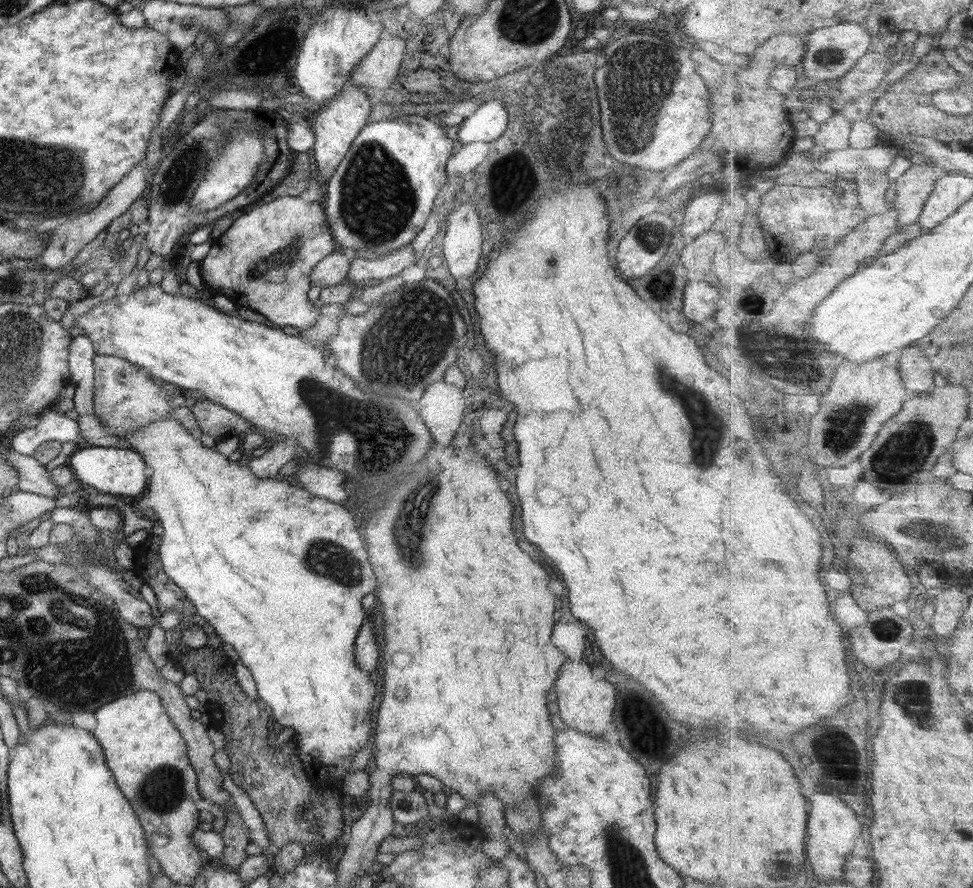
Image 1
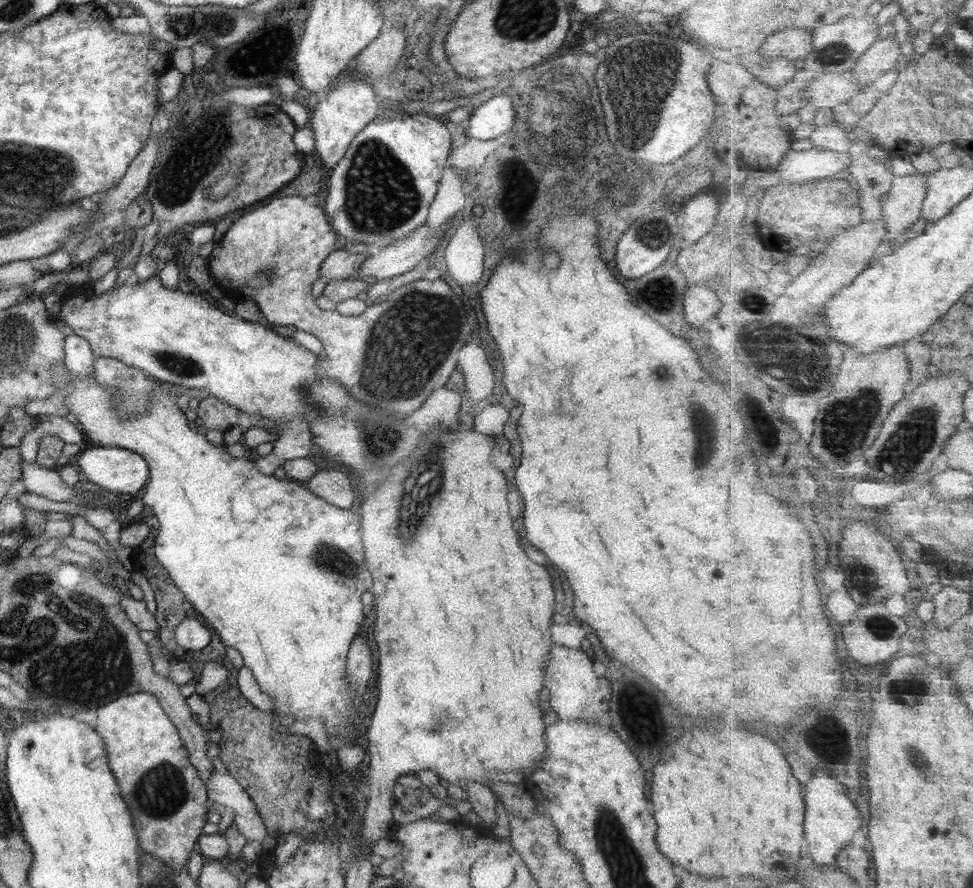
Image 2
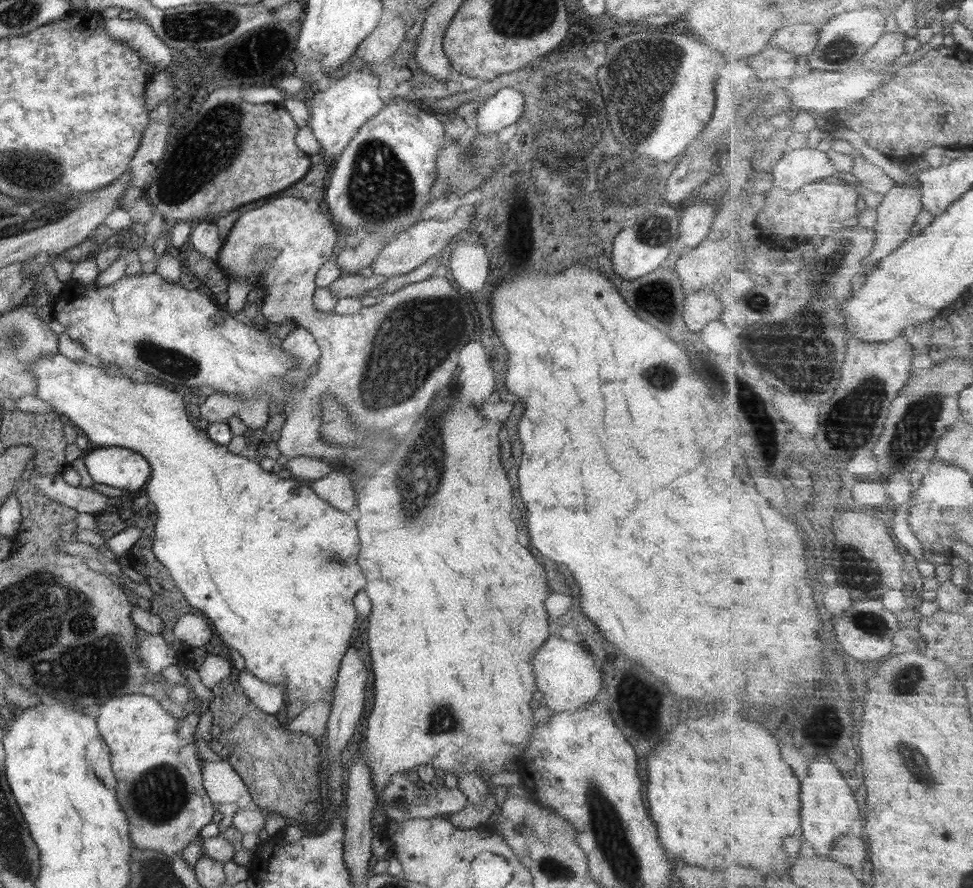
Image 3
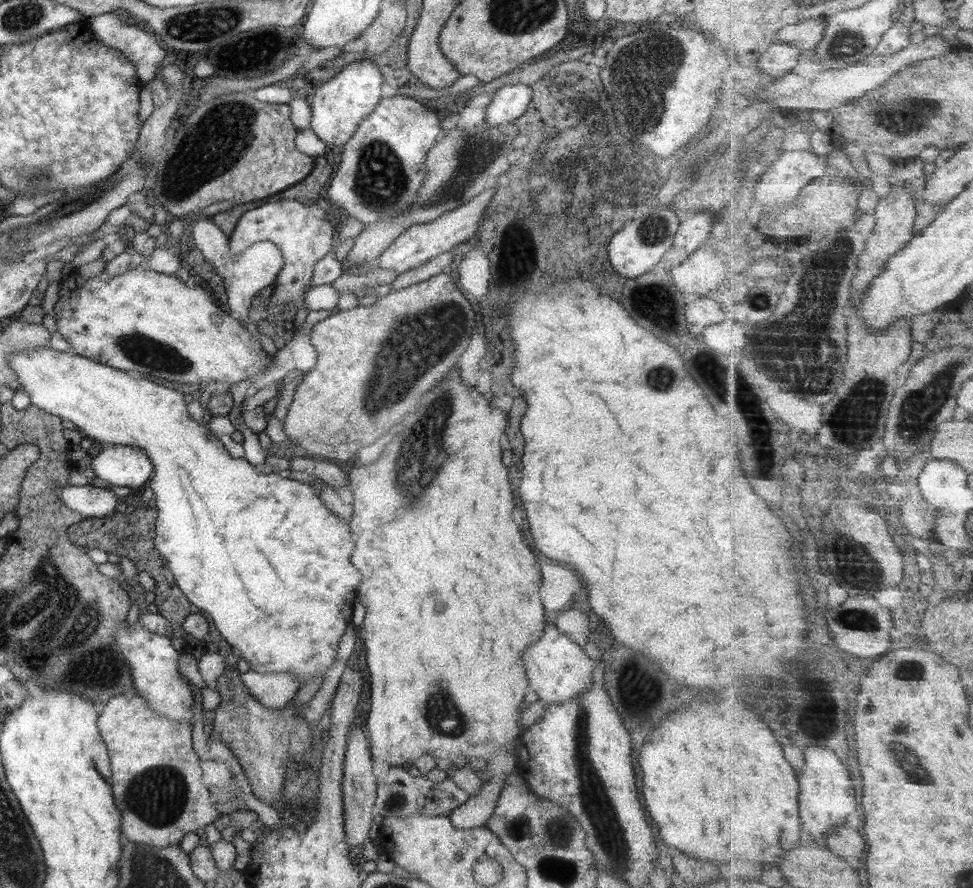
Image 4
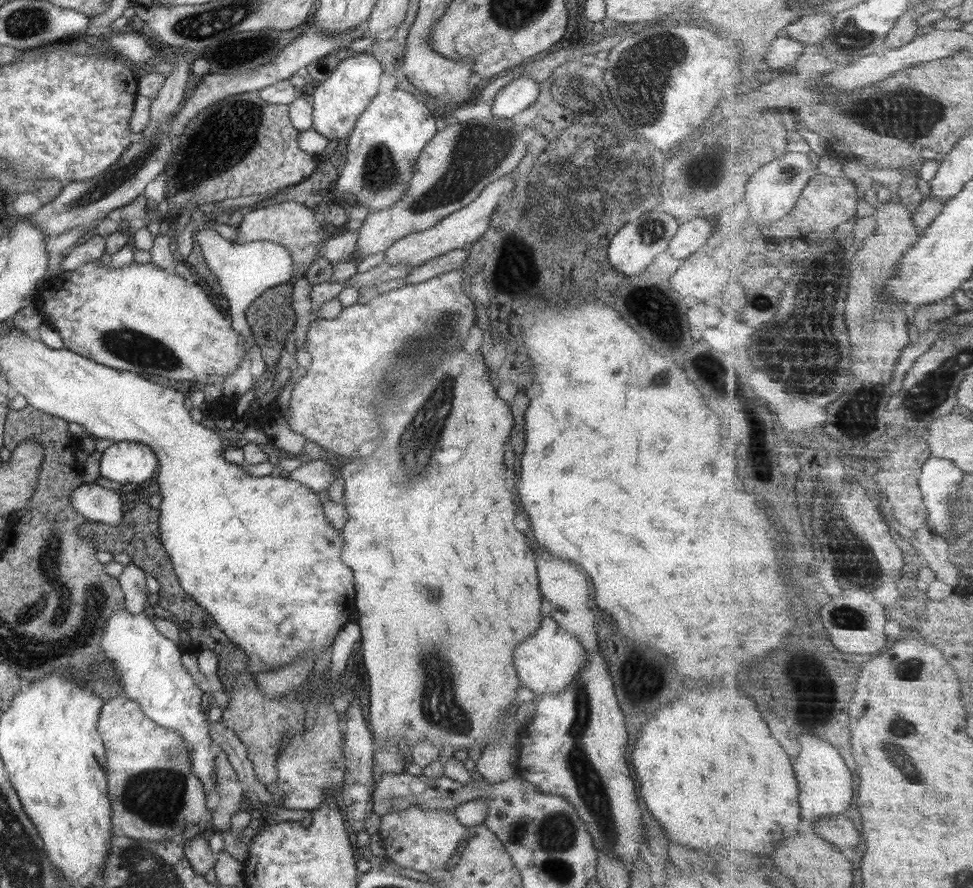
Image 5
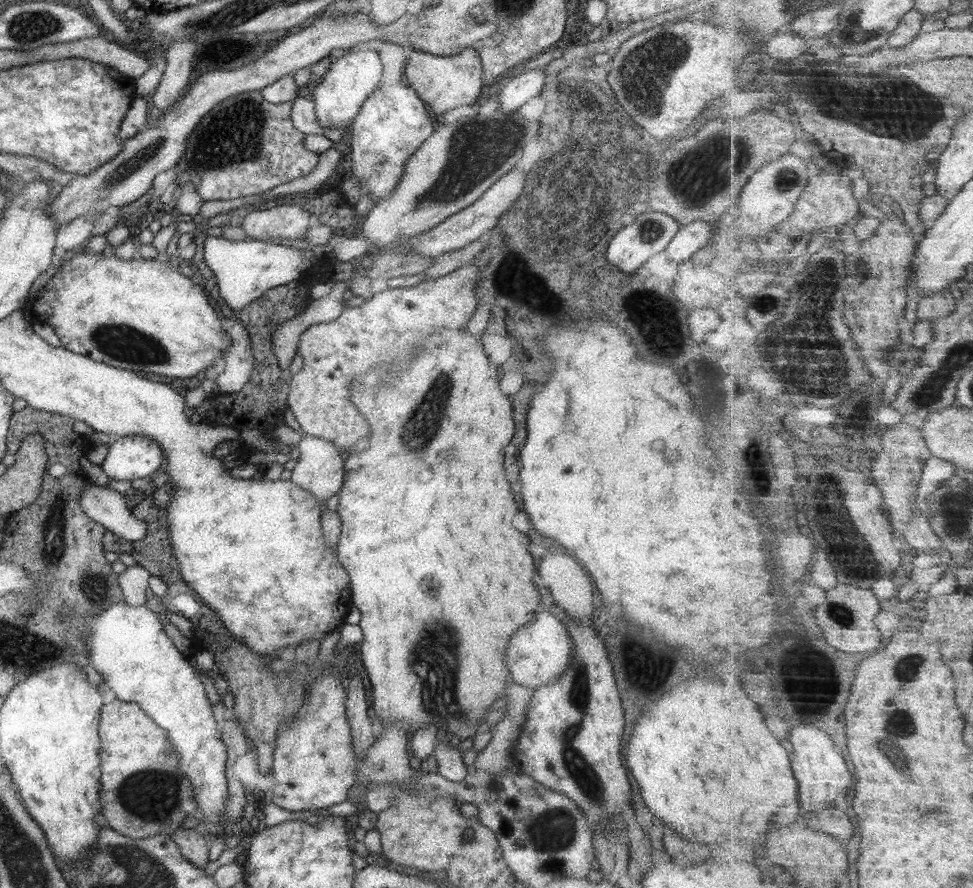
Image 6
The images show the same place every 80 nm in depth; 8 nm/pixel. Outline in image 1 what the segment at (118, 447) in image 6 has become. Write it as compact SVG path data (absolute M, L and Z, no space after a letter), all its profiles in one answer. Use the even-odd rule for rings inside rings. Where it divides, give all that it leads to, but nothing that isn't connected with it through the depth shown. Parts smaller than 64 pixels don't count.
M93 446L74 450L67 462L72 476L80 484L87 484L103 494L115 496L136 496L145 490L148 481L147 466L142 456L131 449Z

